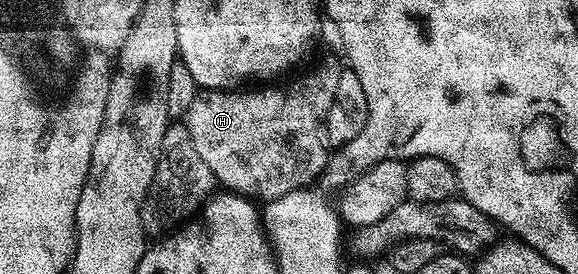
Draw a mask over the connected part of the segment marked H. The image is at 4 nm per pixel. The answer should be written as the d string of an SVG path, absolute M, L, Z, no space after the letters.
M326 60L323 64L315 66L311 72L303 74L299 80L294 80L291 84L282 84L279 88L270 88L274 86L254 86L251 92L242 92L246 90L202 90L199 91L197 98L192 102L192 106L188 106L184 117L184 123L188 134L192 134L192 146L196 146L196 154L200 154L200 158L204 158L204 163L207 164L208 170L212 170L215 181L219 185L222 184L223 189L229 190L231 193L253 198L258 202L275 200L289 192L295 192L301 188L309 188L315 182L314 179L318 175L325 173L328 168L328 141L326 138L326 119L328 118L328 110L332 107L332 98L336 98L336 86L340 82L340 74L342 73L343 65L337 64L334 60Z

